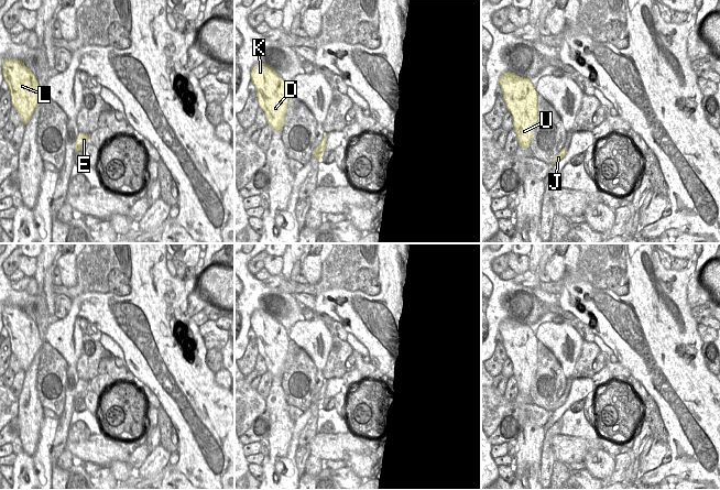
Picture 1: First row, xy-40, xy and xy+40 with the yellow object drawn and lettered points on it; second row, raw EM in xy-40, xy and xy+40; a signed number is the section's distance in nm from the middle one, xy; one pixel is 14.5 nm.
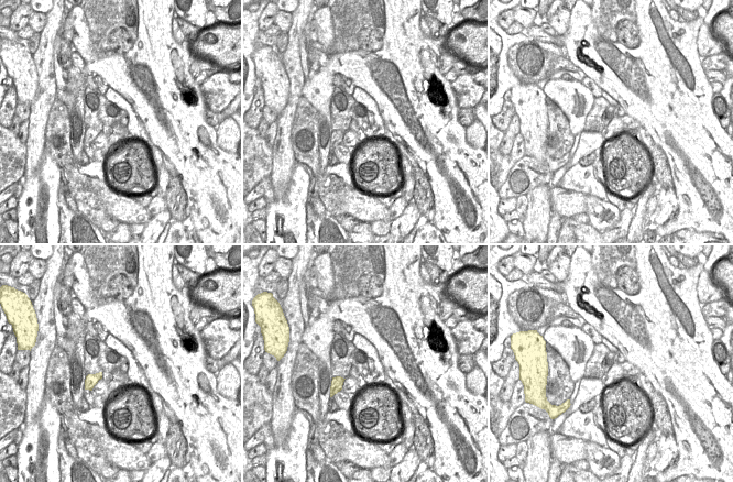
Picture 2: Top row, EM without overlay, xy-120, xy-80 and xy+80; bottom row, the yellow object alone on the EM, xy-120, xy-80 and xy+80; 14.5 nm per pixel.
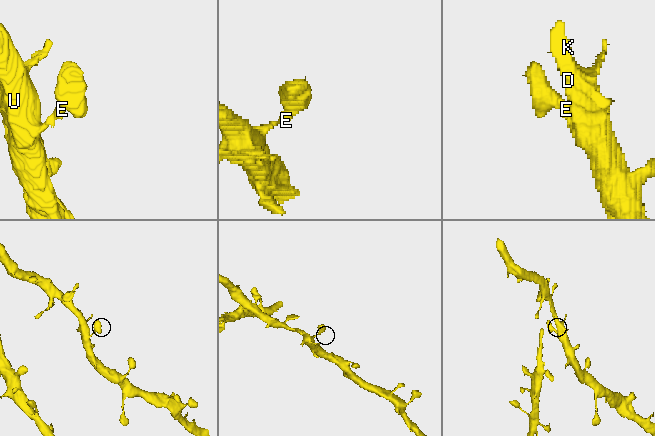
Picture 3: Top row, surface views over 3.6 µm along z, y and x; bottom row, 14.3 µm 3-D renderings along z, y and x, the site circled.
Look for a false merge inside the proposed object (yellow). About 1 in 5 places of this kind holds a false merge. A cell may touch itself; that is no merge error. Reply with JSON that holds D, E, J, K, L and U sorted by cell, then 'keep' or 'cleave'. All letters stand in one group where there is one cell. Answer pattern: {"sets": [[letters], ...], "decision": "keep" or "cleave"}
{"sets": [["D", "E", "J", "K", "L", "U"]], "decision": "keep"}

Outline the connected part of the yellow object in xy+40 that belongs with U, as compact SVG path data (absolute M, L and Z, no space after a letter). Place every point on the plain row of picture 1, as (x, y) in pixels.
M511 318L499 325L503 347L513 364L513 377L520 393L528 394L537 370L537 339L528 325Z

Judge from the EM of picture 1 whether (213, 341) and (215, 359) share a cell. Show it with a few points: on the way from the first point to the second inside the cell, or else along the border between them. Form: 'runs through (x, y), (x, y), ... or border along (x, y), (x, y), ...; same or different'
border along (220, 349), (208, 350); different

